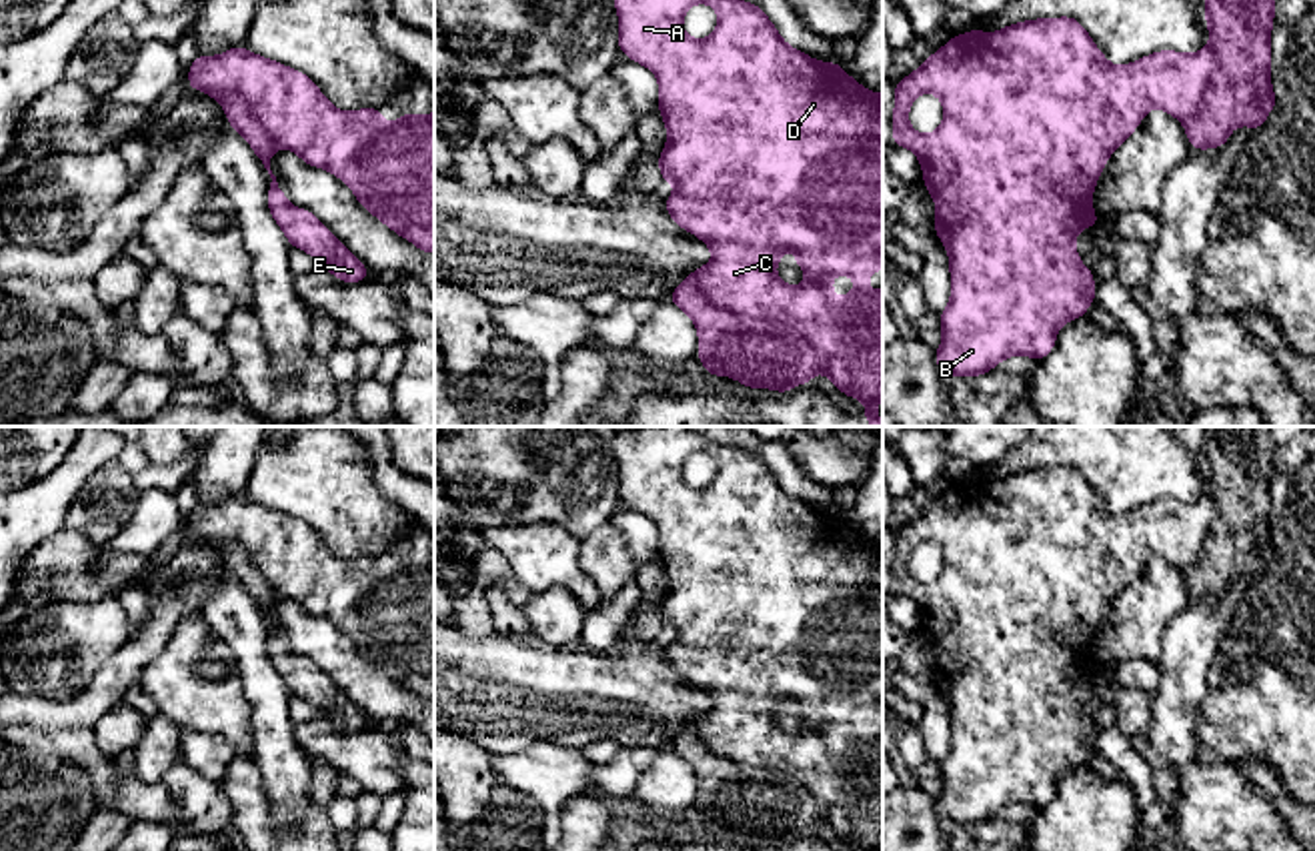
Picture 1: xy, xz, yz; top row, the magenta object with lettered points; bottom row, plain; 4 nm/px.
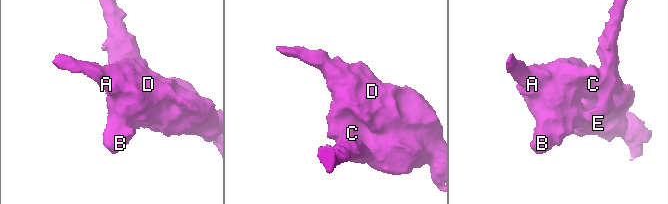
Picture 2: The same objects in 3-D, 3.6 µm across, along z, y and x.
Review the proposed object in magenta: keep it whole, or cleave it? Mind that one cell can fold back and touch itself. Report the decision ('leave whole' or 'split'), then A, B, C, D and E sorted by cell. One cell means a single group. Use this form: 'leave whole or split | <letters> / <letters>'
split | A B C D / E

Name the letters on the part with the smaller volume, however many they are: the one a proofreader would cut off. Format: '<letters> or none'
E

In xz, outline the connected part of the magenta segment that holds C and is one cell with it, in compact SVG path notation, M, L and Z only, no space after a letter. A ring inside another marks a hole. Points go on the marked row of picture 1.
M614 0L614 6L618 14L618 52L646 66L659 78L656 110L667 126L667 146L659 154L659 168L663 182L671 180L675 184L675 192L665 200L667 212L679 228L701 238L713 252L713 260L693 270L687 280L695 282L719 308L779 322L809 340L817 352L819 372L827 374L837 390L867 404L863 414L867 422L883 427L883 418L877 414L877 402L883 398L883 288L871 292L867 284L867 278L883 268L883 94L863 88L841 64L819 62L789 46L763 8L745 0ZM693 4L709 4L719 16L713 34L703 40L691 38L683 28L685 12ZM785 250L793 250L797 266L807 272L807 280L799 286L789 286L775 272ZM835 274L851 276L857 286L835 298Z

